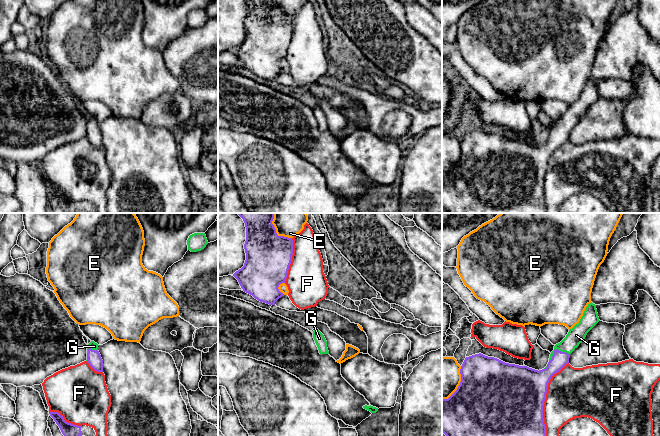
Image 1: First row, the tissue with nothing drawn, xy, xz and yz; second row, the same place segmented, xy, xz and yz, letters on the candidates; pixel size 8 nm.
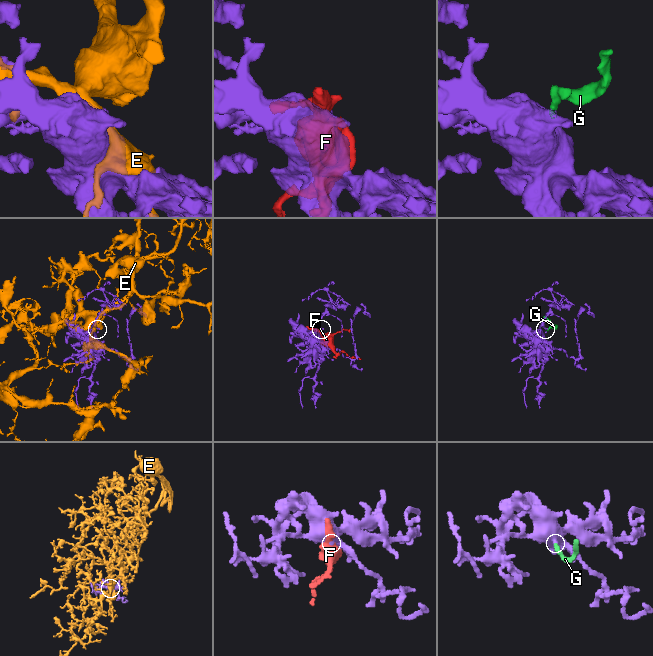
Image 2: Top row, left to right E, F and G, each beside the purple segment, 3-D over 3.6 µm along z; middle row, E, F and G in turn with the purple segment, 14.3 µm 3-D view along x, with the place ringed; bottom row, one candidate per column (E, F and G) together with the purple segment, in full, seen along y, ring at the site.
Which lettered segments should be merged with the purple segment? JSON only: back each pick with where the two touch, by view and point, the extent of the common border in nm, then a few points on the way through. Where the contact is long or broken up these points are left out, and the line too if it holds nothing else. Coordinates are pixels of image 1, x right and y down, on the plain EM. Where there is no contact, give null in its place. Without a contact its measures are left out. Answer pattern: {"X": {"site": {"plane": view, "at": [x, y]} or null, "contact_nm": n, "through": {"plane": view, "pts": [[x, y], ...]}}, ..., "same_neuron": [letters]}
{"G": {"site": {"plane": "yz", "at": [556, 125]}, "contact_nm": 180, "through": {"plane": "yz", "pts": [[559, 135], [556, 125], [562, 125], [576, 111]]}}, "same_neuron": ["G"]}

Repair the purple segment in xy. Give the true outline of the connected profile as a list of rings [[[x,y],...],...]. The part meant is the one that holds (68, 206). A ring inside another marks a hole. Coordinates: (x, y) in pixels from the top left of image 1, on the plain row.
[[[50,188],[49,190],[54,195],[56,200],[59,202],[64,213],[82,212],[81,202],[66,198],[63,192],[61,192],[58,188]]]

